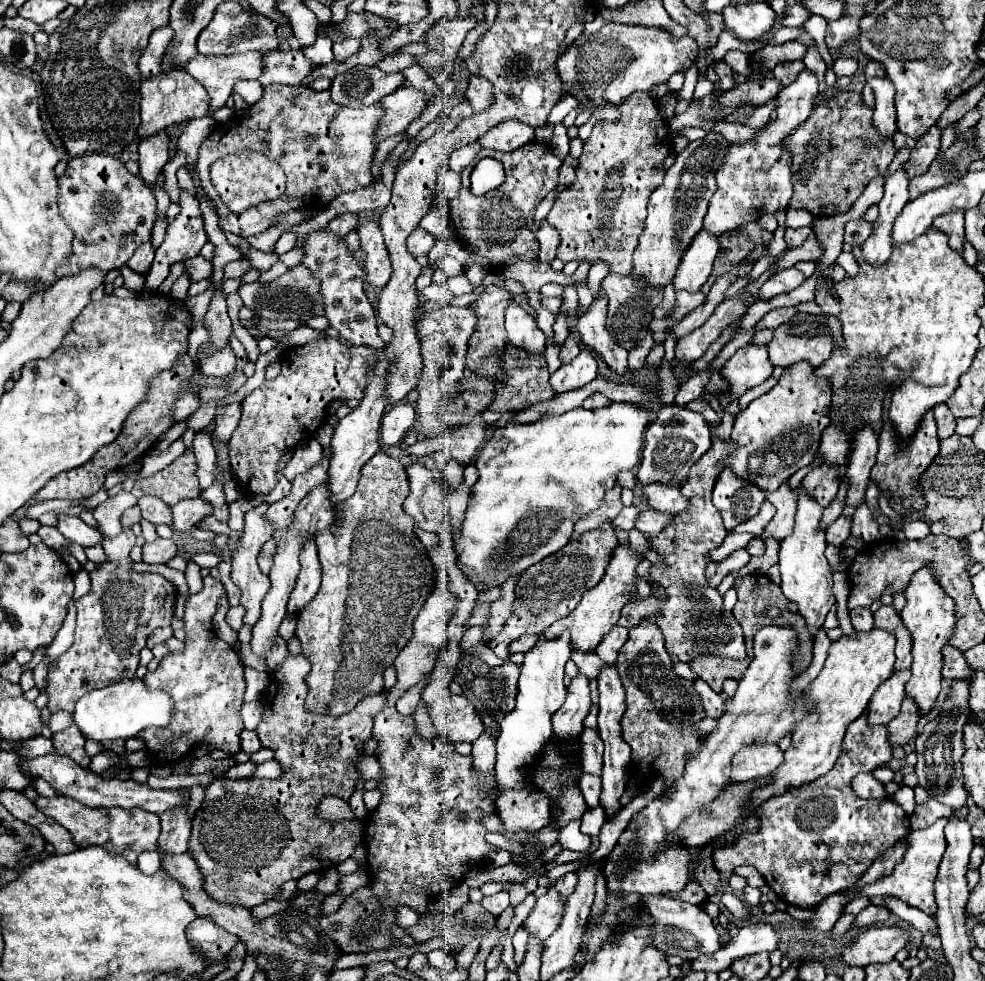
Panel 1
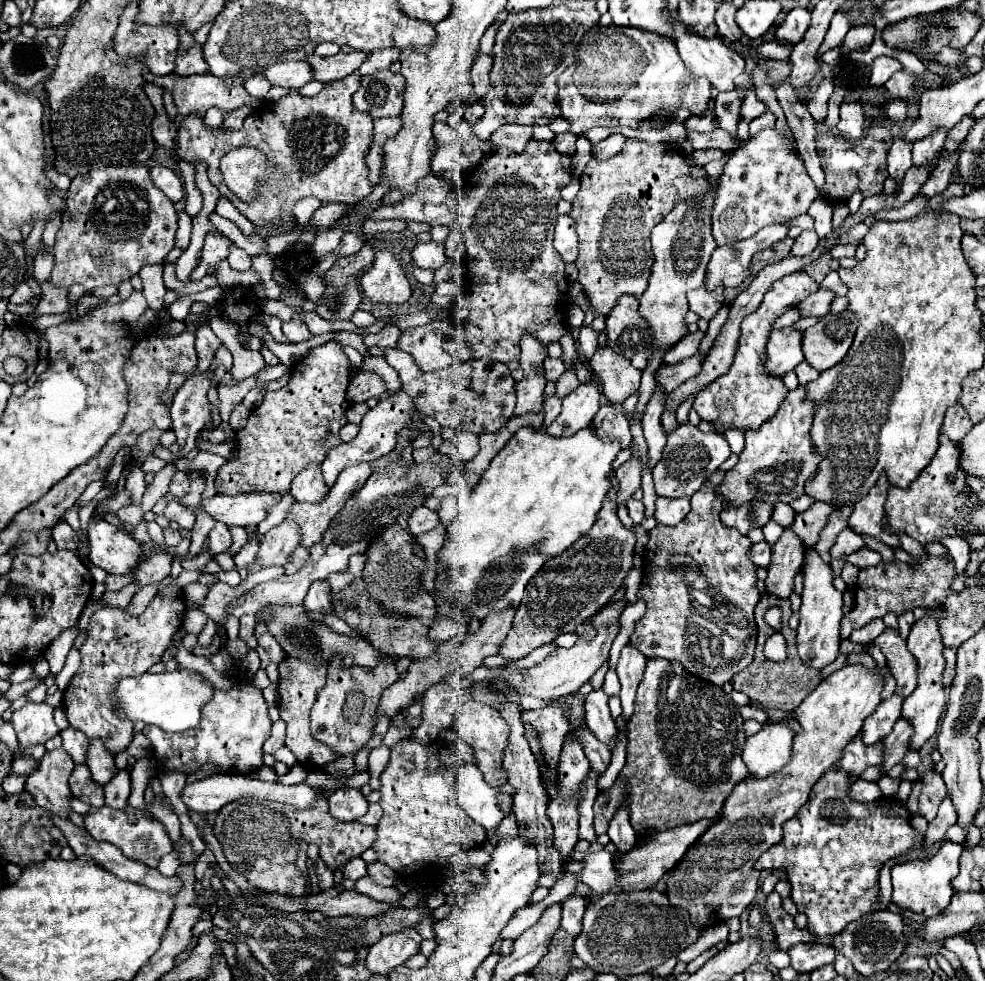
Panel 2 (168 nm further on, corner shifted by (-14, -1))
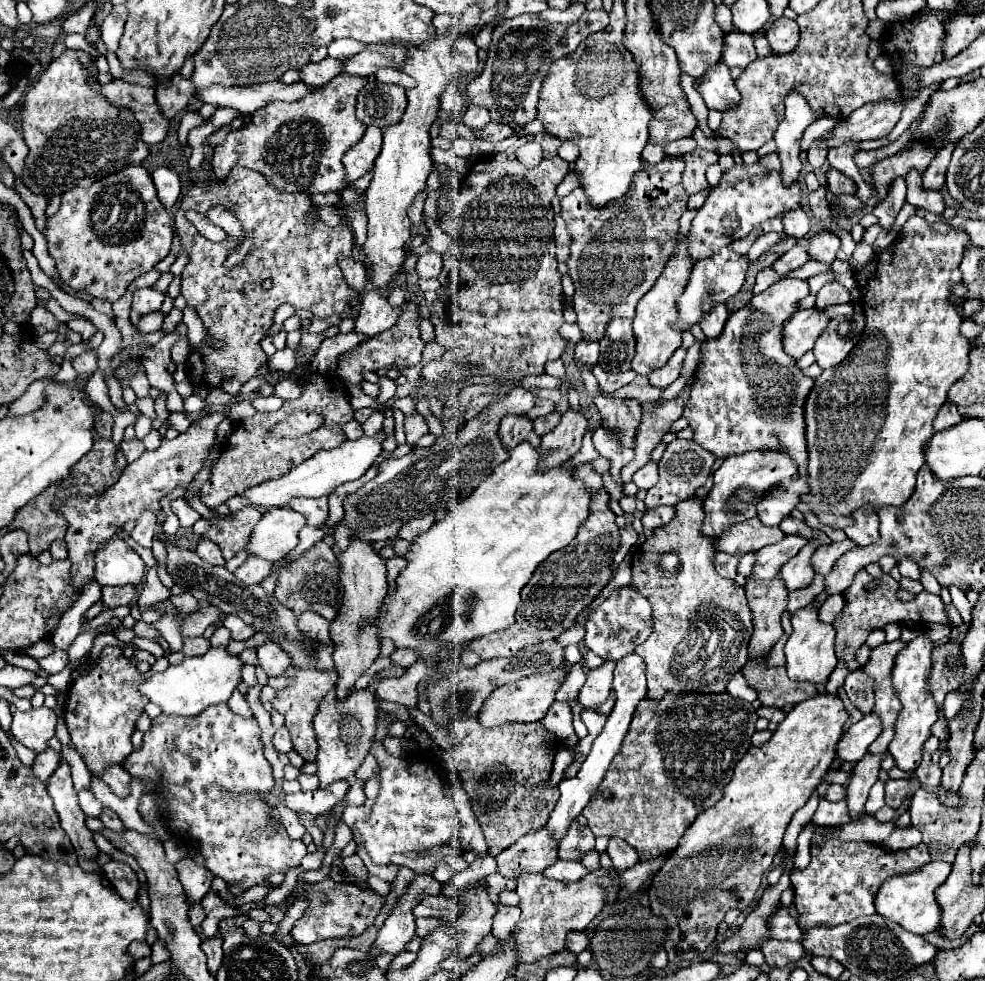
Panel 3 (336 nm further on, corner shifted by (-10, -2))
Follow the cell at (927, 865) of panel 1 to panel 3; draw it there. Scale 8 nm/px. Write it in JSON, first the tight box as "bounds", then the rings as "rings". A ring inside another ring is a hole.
{"bounds":[876,861,952,935],"rings":[[[930,861],[928,865],[924,865],[924,869],[920,869],[920,873],[910,873],[908,877],[890,877],[876,893],[876,913],[918,935],[936,931],[936,925],[940,925],[940,905],[936,905],[934,889],[948,879],[950,871],[952,863]]]}

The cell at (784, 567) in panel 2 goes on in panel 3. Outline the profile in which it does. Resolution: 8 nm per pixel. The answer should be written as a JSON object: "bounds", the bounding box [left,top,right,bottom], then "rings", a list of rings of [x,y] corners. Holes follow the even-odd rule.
{"bounds":[746,577,788,661],"rings":[[[750,577],[746,583],[746,597],[754,623],[754,633],[748,643],[750,661],[768,653],[782,637],[784,631],[780,625],[780,615],[786,609],[788,591],[780,585],[780,577],[774,577],[772,581],[756,581]]]}

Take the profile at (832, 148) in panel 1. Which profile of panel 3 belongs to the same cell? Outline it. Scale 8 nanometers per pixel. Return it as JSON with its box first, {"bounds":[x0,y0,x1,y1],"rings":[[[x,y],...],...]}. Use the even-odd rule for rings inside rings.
{"bounds":[828,169,856,195],"rings":[[[830,169],[830,173],[828,173],[828,191],[834,193],[834,195],[840,195],[840,193],[854,195],[856,193],[856,183],[850,177],[846,177],[844,173],[834,173]]]}

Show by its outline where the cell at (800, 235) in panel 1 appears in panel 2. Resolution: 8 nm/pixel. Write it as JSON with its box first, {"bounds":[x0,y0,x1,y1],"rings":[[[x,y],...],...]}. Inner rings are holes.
{"bounds":[790,230,818,256],"rings":[[[810,230],[810,232],[802,232],[802,234],[796,238],[796,242],[794,242],[790,254],[806,256],[808,252],[812,252],[812,250],[816,248],[816,244],[818,244],[818,236],[816,236],[814,230]]]}

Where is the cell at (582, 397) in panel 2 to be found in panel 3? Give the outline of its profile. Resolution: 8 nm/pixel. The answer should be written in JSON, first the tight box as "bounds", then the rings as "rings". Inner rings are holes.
{"bounds":[540,413,588,469],"rings":[[[564,413],[556,429],[542,437],[540,445],[540,469],[554,469],[568,461],[582,447],[582,437],[588,429],[588,421],[582,413]]]}

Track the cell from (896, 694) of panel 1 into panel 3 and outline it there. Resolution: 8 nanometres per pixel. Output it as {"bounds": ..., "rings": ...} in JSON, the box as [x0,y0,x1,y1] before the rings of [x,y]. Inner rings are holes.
{"bounds":[834,713,882,769],"rings":[[[872,713],[862,717],[858,723],[850,725],[834,749],[838,769],[842,767],[842,763],[858,763],[866,755],[870,743],[880,735],[880,729],[882,729],[880,719]]]}

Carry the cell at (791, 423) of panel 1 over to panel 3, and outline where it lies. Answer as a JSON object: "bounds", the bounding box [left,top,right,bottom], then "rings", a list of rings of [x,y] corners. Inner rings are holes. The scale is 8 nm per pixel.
{"bounds":[702,451,796,541],"rings":[[[752,451],[740,457],[728,457],[720,469],[714,473],[714,487],[708,493],[706,501],[704,501],[704,527],[702,527],[702,535],[708,539],[718,541],[722,537],[722,533],[734,525],[740,523],[744,519],[752,519],[756,515],[756,501],[760,501],[760,497],[764,497],[764,493],[768,493],[768,489],[780,481],[786,479],[796,479],[796,463],[784,455],[784,453],[760,453],[760,451]]]}

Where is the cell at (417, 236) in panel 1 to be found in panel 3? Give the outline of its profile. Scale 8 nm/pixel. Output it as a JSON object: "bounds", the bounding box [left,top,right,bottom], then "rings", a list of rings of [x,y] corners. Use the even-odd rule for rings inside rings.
{"bounds":[416,253,442,279],"rings":[[[426,253],[420,255],[418,263],[416,263],[416,273],[420,279],[430,279],[430,277],[438,277],[442,269],[442,259],[438,253]]]}

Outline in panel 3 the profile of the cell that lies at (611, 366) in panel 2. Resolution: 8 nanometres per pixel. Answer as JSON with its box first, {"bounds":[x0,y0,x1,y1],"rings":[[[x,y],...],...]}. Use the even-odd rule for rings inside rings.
{"bounds":[594,393,642,449],"rings":[[[604,393],[594,399],[594,405],[600,411],[602,427],[616,433],[624,447],[634,449],[636,431],[642,419],[642,407],[636,405],[636,401],[614,401],[614,397]]]}

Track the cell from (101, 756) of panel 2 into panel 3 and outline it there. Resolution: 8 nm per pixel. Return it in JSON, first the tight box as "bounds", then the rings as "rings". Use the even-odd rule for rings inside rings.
{"bounds":[100,765,132,799],"rings":[[[120,765],[108,767],[108,769],[102,773],[100,779],[110,787],[110,791],[112,791],[116,797],[126,799],[126,797],[130,795],[130,779],[132,779],[132,777],[130,777],[130,773],[124,771]]]}

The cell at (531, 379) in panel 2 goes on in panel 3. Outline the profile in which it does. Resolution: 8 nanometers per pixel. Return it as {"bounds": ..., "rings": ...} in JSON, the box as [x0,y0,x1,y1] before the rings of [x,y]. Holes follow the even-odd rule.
{"bounds":[498,415,540,449],"rings":[[[506,415],[500,421],[498,435],[500,435],[500,439],[502,439],[506,449],[512,449],[512,447],[516,447],[522,441],[532,443],[536,449],[540,447],[540,437],[534,433],[532,421],[528,417],[522,417],[522,415],[516,415],[516,417]]]}

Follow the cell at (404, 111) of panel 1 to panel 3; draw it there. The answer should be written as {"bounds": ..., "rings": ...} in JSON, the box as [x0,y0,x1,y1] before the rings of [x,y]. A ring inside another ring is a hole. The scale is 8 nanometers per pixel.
{"bounds":[342,125,382,185],"rings":[[[372,125],[366,129],[360,143],[356,143],[352,149],[348,149],[348,153],[344,153],[344,157],[342,157],[348,185],[352,185],[364,173],[372,171],[380,149],[382,149],[382,131]]]}

